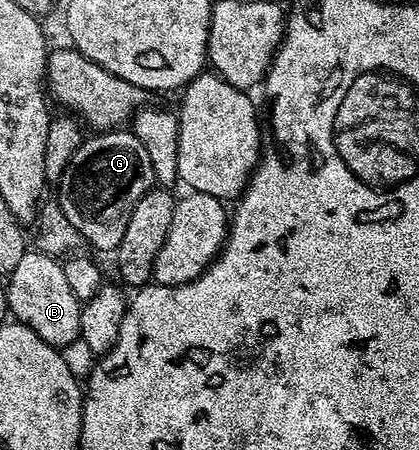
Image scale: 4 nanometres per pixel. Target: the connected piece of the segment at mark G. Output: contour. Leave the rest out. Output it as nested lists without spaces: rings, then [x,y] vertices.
[[[130,129],[101,131],[92,136],[92,139],[91,136],[84,138],[81,149],[73,153],[63,178],[57,184],[57,201],[61,209],[65,209],[65,217],[69,217],[73,229],[81,233],[84,244],[92,243],[99,251],[115,253],[121,245],[121,237],[125,237],[125,225],[129,225],[129,217],[133,217],[133,209],[137,209],[137,201],[141,201],[141,197],[152,190],[155,170],[153,161],[149,161],[149,149],[145,149],[145,145]]]

